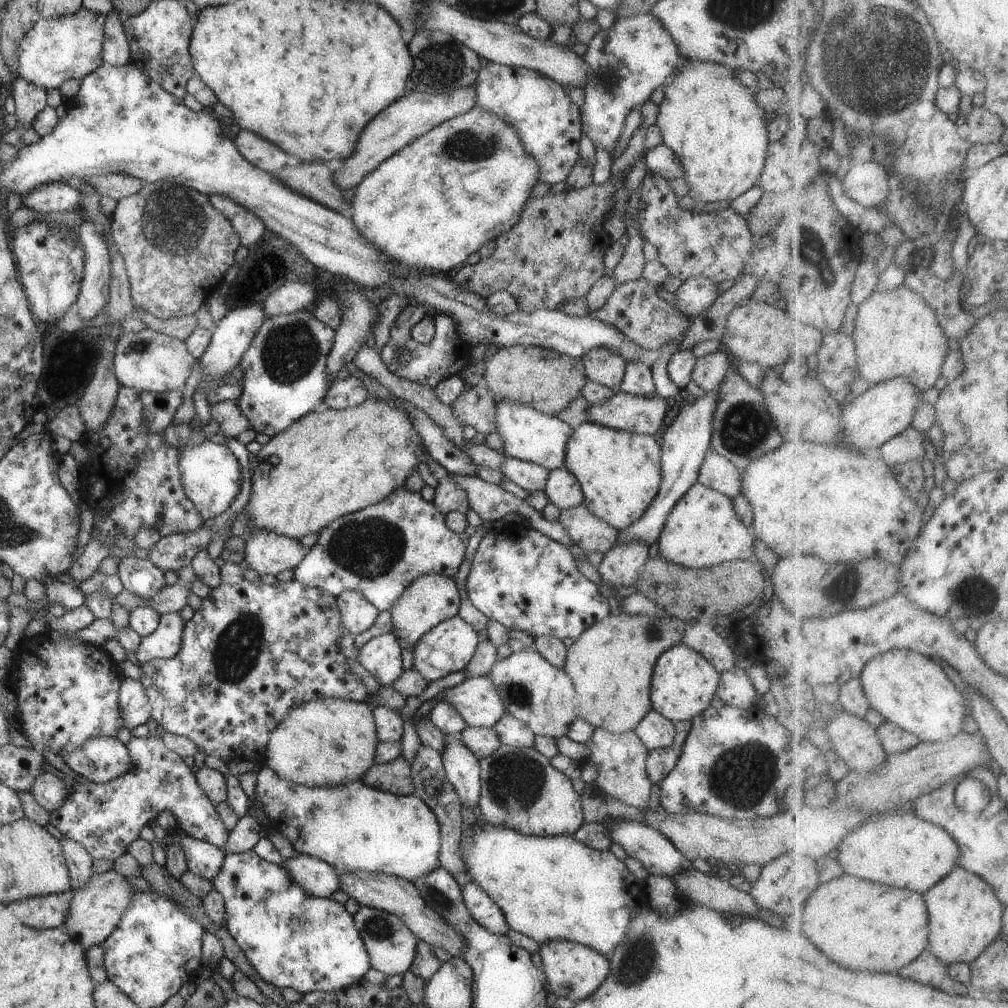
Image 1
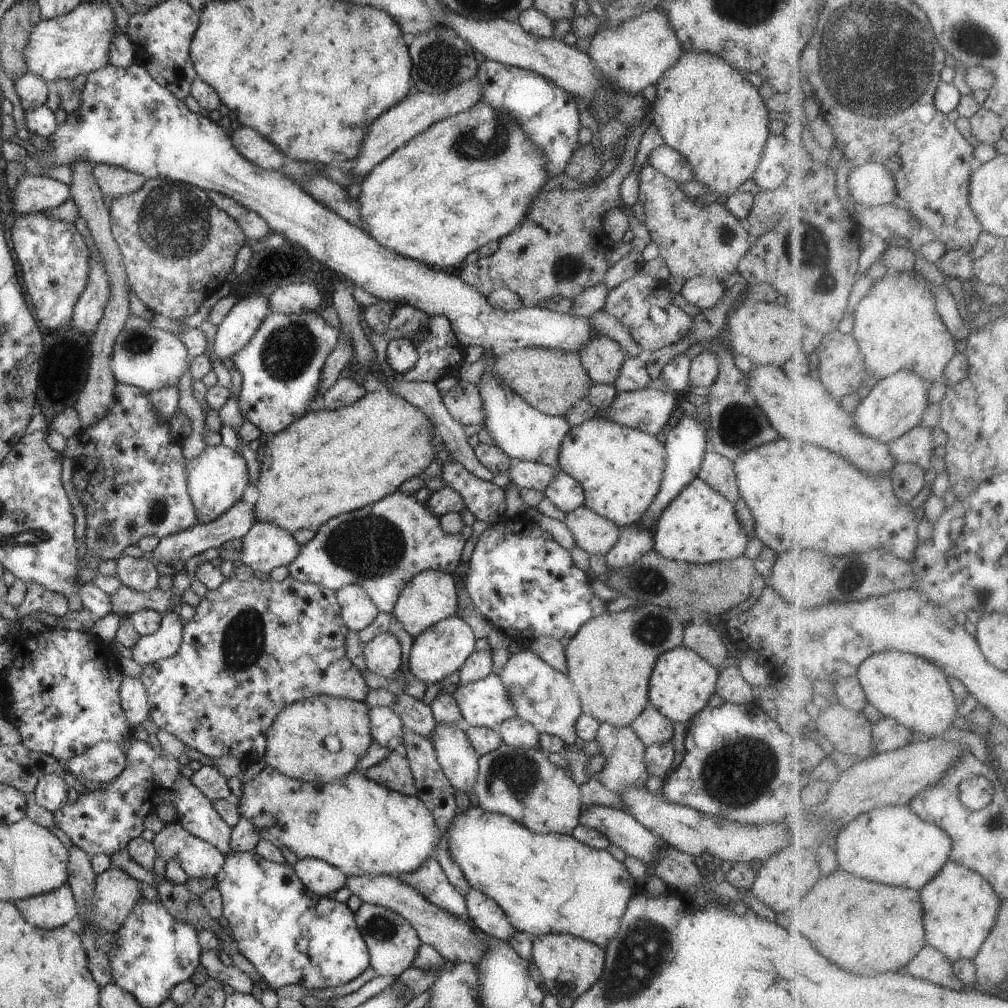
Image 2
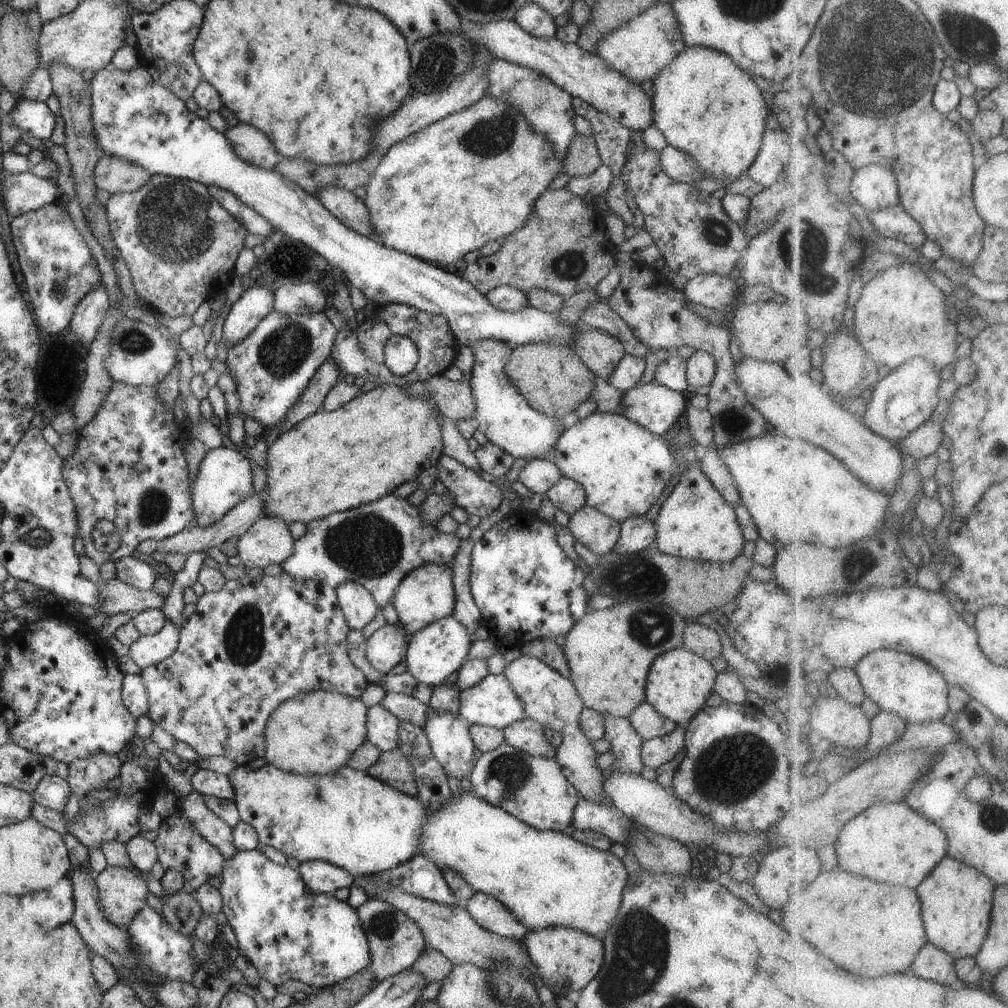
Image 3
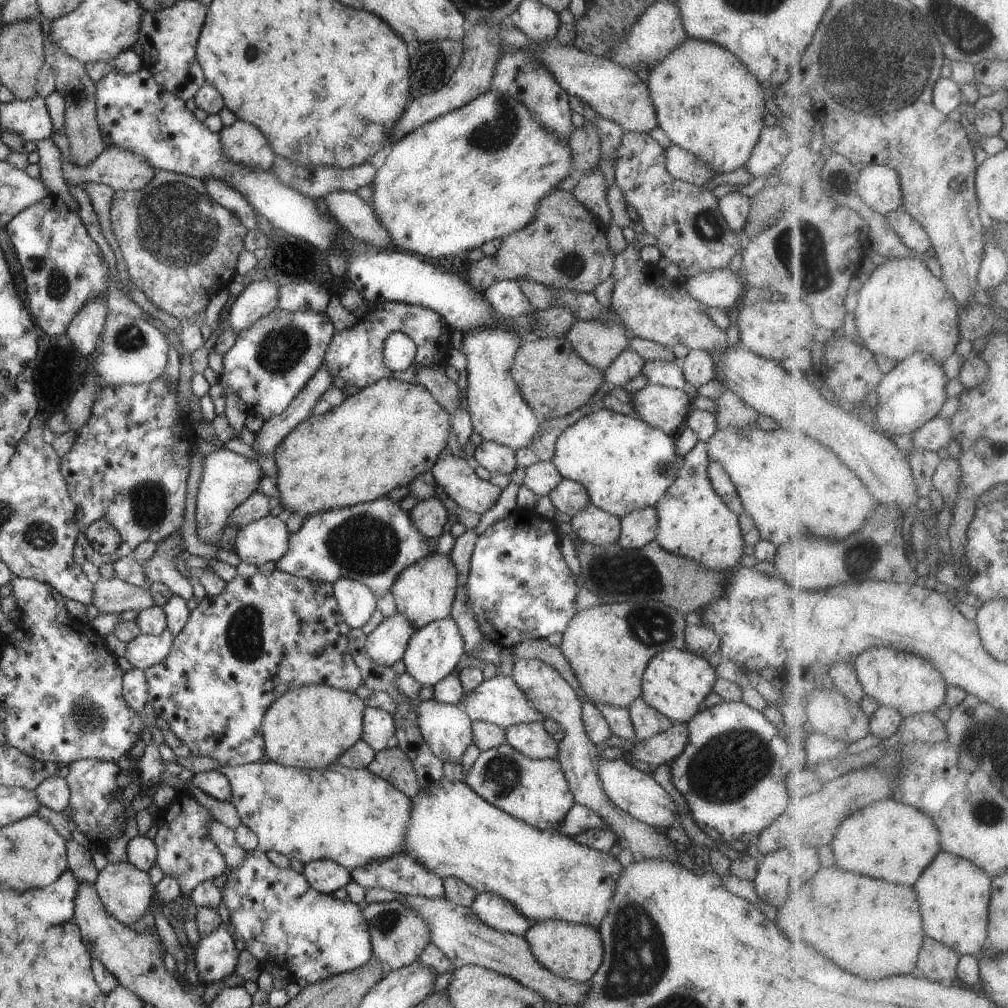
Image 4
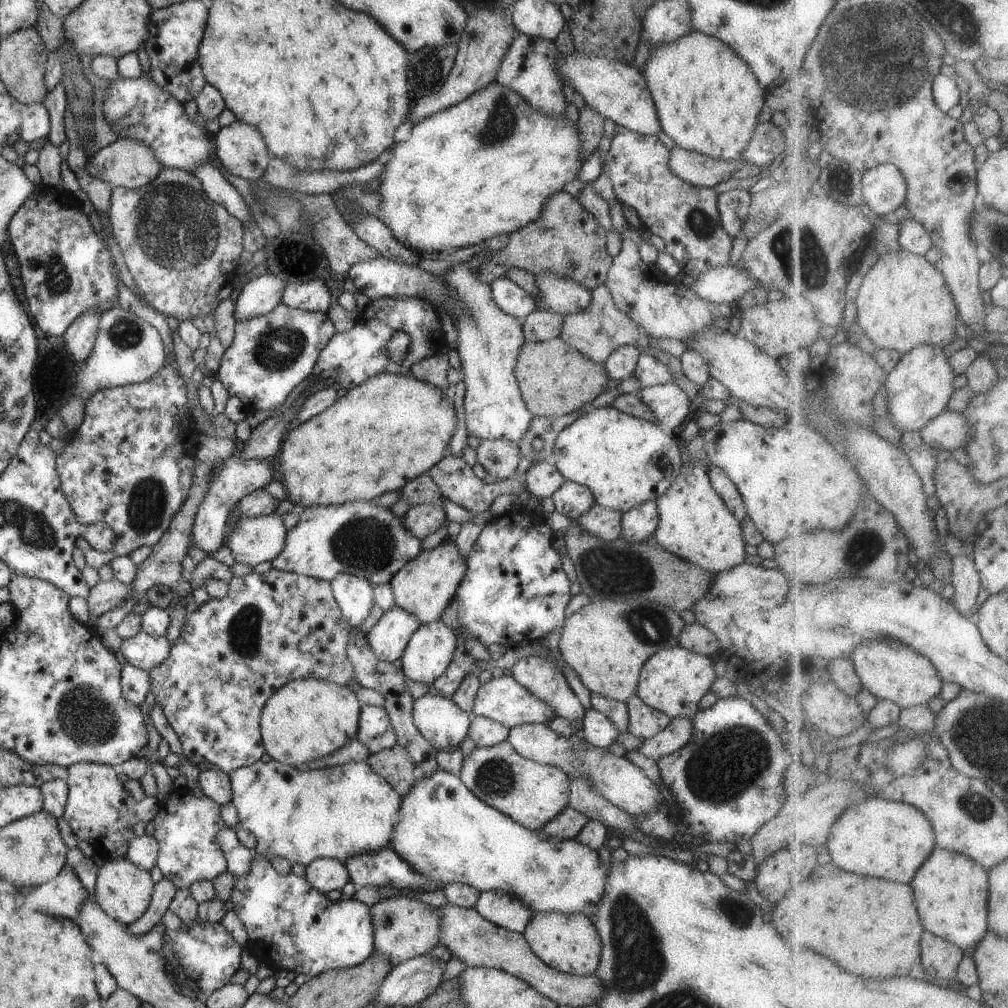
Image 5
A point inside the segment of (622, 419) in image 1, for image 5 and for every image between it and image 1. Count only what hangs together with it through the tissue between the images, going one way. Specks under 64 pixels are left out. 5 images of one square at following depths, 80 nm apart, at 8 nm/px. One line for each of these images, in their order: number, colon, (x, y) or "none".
2: (648, 410)
3: (657, 408)
4: (665, 408)
5: (671, 406)

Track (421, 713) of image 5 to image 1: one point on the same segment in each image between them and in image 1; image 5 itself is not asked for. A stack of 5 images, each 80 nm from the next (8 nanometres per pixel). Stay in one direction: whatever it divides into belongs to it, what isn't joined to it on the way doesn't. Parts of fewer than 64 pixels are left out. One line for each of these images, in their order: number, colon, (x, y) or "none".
1: (462, 770)
2: (459, 761)
3: (450, 741)
4: (446, 728)

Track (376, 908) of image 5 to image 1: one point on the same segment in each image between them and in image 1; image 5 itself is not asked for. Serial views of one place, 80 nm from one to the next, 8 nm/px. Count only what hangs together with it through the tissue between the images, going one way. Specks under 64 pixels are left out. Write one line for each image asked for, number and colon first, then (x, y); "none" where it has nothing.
1: (391, 946)
2: (392, 944)
3: (395, 942)
4: (398, 935)

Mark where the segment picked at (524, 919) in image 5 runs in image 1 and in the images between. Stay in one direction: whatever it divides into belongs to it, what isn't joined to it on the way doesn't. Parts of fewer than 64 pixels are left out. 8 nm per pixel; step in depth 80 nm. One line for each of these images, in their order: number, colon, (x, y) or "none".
1: (484, 911)
2: (488, 917)
3: (487, 912)
4: (495, 912)

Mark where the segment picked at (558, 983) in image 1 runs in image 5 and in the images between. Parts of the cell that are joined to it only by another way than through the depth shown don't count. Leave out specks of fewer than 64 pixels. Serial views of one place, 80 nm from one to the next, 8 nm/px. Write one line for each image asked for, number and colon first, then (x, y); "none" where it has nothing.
2: (570, 966)
3: (565, 959)
4: (574, 951)
5: (570, 944)

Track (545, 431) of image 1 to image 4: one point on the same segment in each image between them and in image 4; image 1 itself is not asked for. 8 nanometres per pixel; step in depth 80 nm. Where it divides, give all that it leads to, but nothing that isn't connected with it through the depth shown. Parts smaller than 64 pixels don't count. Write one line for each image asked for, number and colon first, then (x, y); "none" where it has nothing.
2: (525, 434)
3: (502, 414)
4: (499, 414)

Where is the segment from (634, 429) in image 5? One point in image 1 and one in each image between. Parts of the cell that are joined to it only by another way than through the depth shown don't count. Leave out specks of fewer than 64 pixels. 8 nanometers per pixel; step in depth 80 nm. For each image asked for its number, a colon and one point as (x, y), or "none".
1: (619, 472)
2: (620, 469)
3: (624, 469)
4: (625, 465)

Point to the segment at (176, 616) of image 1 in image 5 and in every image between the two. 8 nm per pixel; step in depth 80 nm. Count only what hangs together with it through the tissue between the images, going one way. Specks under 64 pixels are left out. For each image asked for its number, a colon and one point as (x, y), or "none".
2: (164, 643)
3: (149, 649)
4: (146, 651)
5: (143, 651)

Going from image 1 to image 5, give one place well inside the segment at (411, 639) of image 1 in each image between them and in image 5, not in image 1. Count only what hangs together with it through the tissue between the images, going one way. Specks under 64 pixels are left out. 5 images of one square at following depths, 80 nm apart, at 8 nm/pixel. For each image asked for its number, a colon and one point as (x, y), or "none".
2: (432, 596)
3: (426, 595)
4: (425, 592)
5: (425, 586)

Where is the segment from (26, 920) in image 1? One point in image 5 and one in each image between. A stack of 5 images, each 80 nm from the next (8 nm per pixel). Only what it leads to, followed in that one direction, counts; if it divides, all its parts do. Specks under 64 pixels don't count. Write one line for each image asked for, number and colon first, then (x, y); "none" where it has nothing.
2: (51, 910)
3: (55, 906)
4: (55, 903)
5: (63, 897)

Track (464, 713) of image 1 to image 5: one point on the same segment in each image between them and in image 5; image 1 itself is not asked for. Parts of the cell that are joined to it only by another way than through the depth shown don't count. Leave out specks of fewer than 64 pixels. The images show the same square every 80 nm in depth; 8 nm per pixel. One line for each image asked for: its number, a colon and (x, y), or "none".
2: (485, 703)
3: (493, 702)
4: (498, 701)
5: (503, 700)

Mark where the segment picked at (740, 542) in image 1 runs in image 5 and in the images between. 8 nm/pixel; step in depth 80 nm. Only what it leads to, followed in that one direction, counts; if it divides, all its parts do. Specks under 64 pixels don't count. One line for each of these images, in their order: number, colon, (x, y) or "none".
2: (700, 526)
3: (695, 522)
4: (694, 522)
5: (694, 524)

